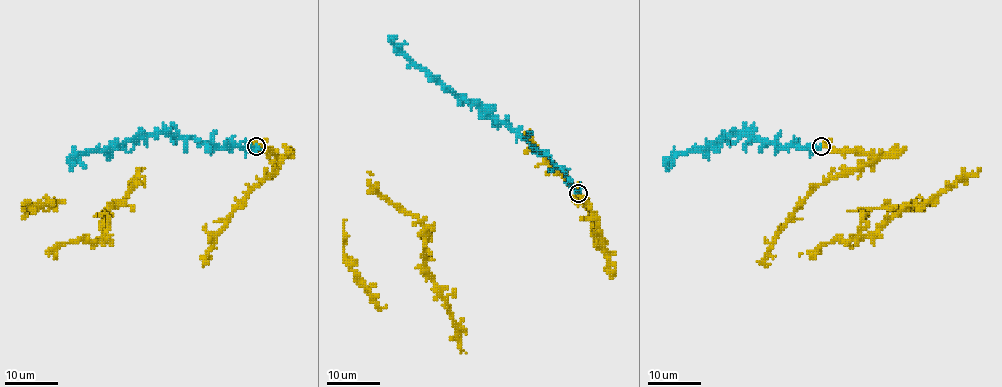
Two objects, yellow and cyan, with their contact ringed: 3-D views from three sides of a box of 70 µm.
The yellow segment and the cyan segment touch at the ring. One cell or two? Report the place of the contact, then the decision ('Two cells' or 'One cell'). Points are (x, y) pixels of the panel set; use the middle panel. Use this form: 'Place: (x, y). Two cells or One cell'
Place: (578, 193). One cell

